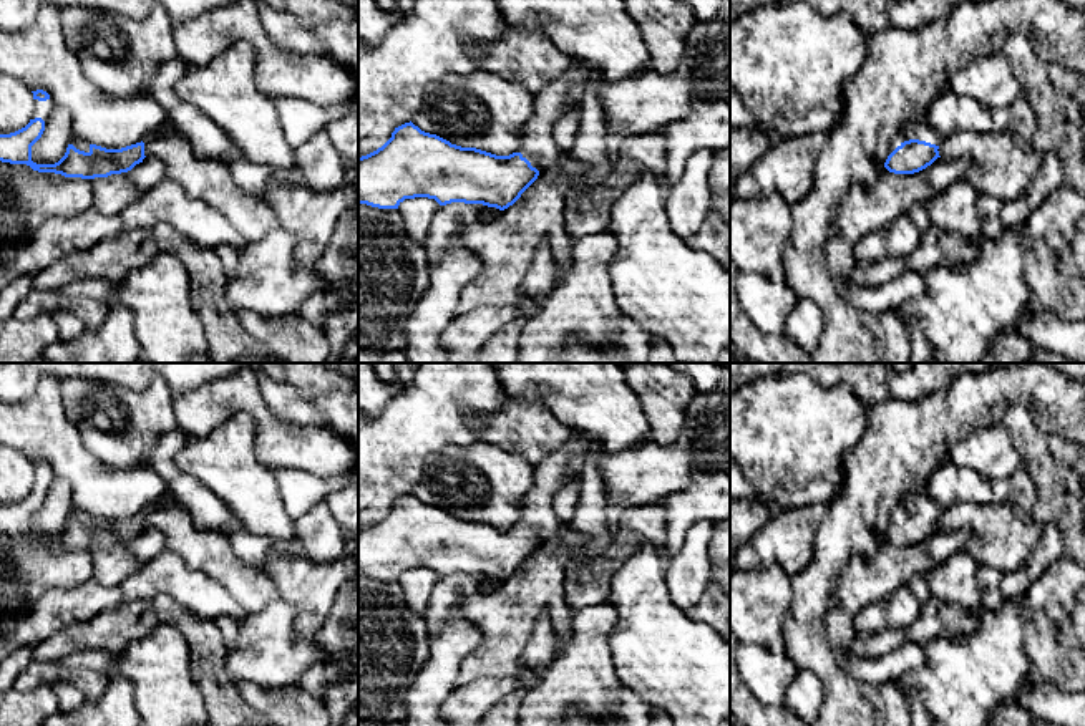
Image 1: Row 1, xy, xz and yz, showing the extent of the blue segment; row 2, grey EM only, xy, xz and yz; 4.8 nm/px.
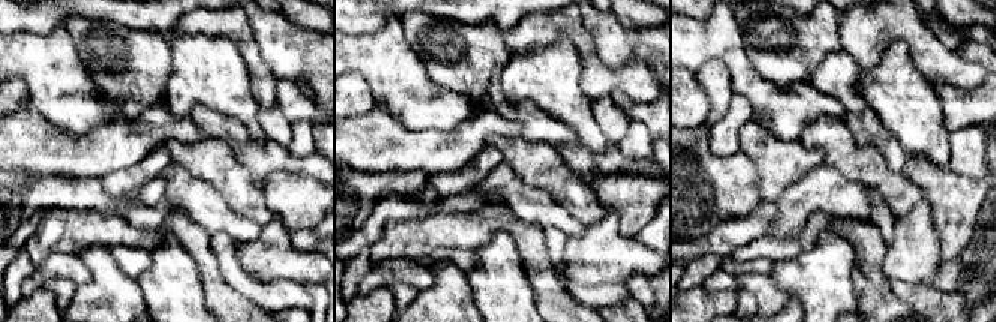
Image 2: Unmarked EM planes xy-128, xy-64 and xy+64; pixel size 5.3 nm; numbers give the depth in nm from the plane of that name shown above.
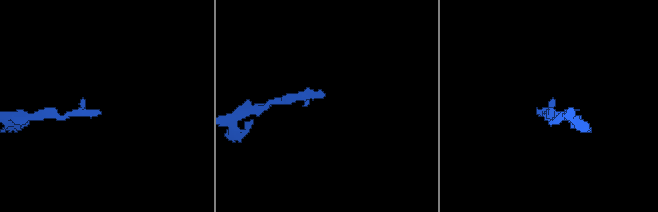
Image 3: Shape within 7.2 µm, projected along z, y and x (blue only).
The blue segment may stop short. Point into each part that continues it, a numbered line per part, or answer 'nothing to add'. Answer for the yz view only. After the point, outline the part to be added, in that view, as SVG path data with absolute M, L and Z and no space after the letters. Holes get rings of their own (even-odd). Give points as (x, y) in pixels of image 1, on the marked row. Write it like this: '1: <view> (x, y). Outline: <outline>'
1: yz (919, 130). Outline: M917 119L901 131L894 141L894 148L901 146L904 141L919 139L939 146L941 138L931 129L926 119Z

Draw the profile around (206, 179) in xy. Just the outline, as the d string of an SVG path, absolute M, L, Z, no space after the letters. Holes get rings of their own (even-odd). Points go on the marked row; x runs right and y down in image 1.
M173 129L144 143L144 156L161 159L168 177L222 212L244 240L259 244L279 229L277 215L260 196L241 189L222 161L199 159Z

